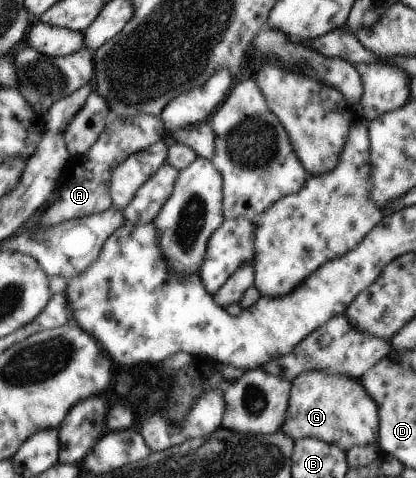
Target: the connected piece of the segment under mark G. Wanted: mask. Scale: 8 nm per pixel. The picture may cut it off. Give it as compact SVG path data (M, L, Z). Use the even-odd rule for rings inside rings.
M310 371L294 379L288 401L288 412L282 429L295 441L317 438L336 445L345 453L355 446L377 444L379 414L375 400L363 389L359 380L324 371Z

